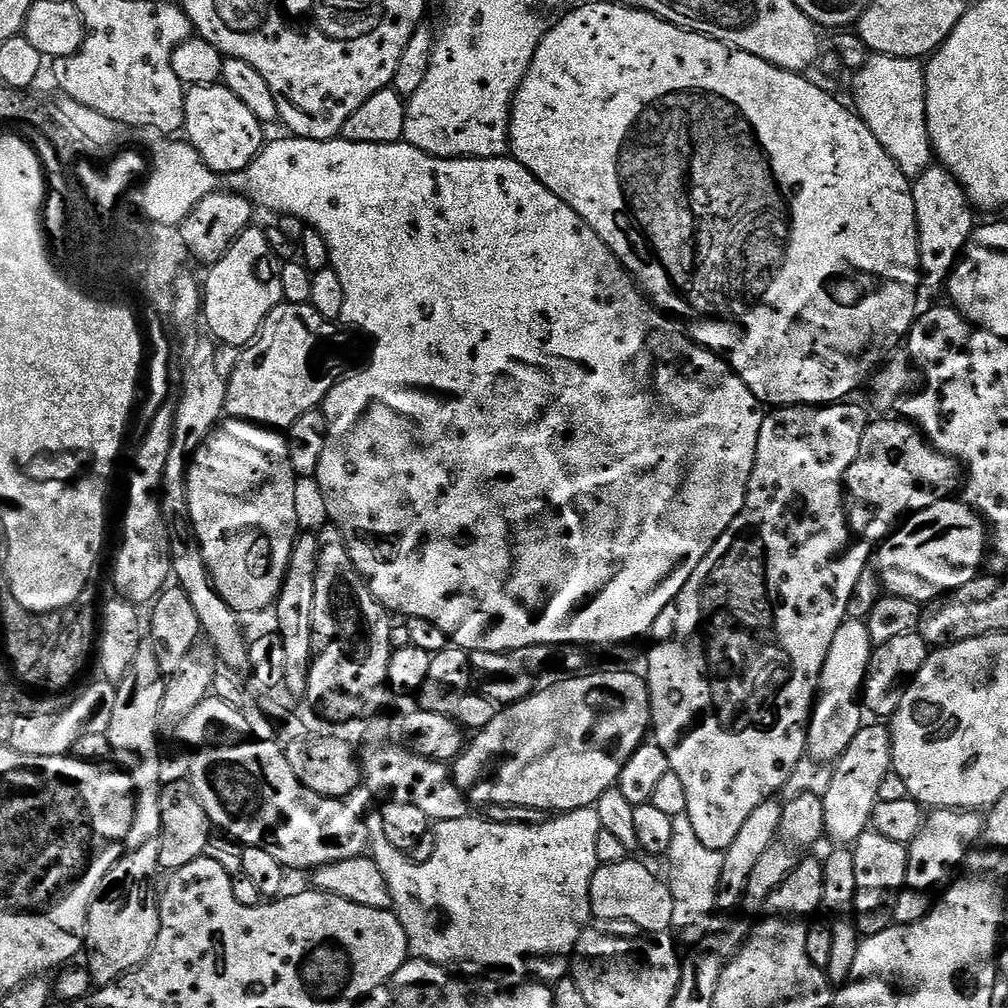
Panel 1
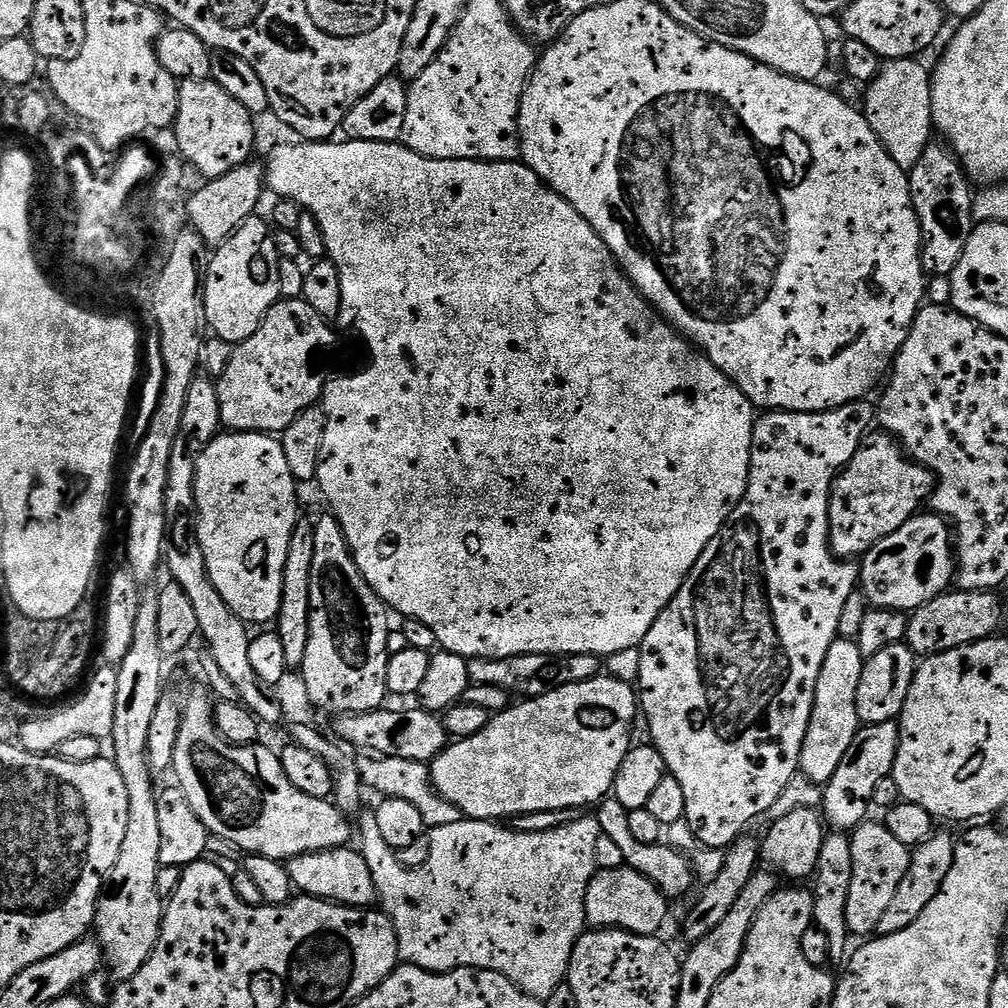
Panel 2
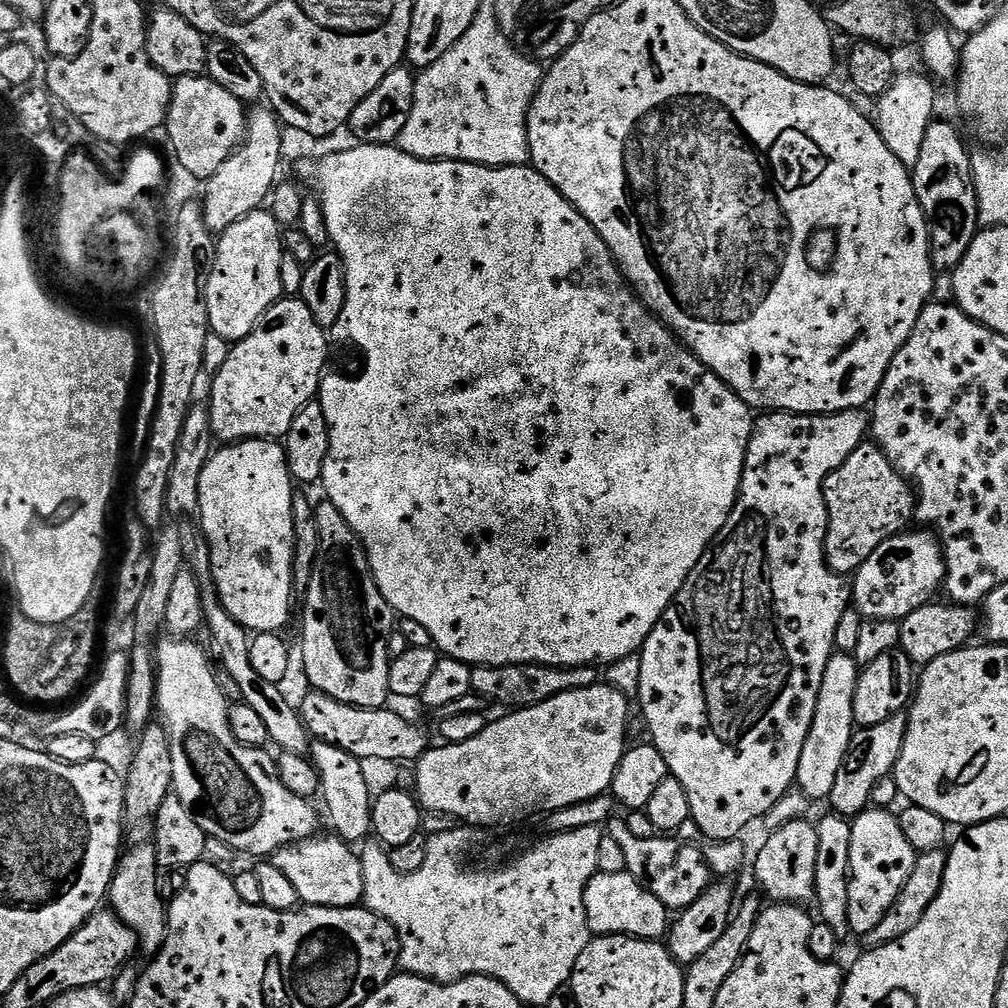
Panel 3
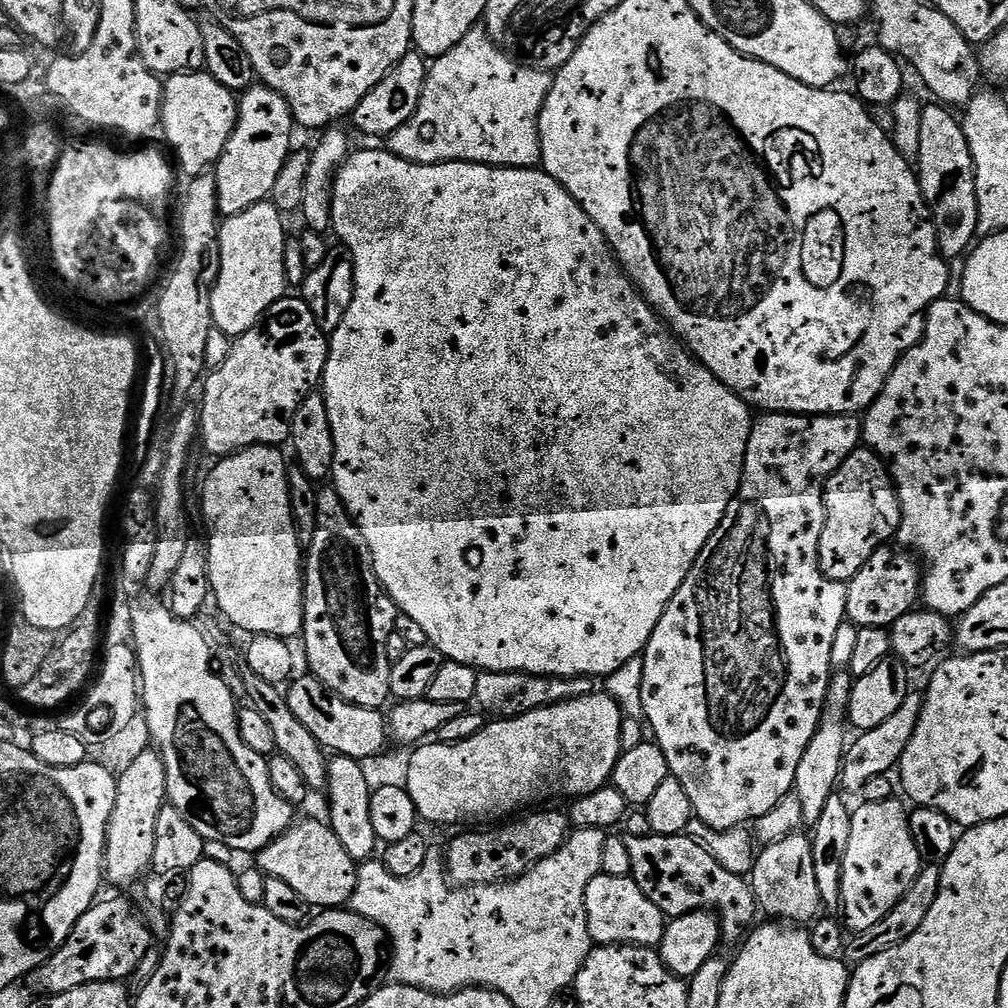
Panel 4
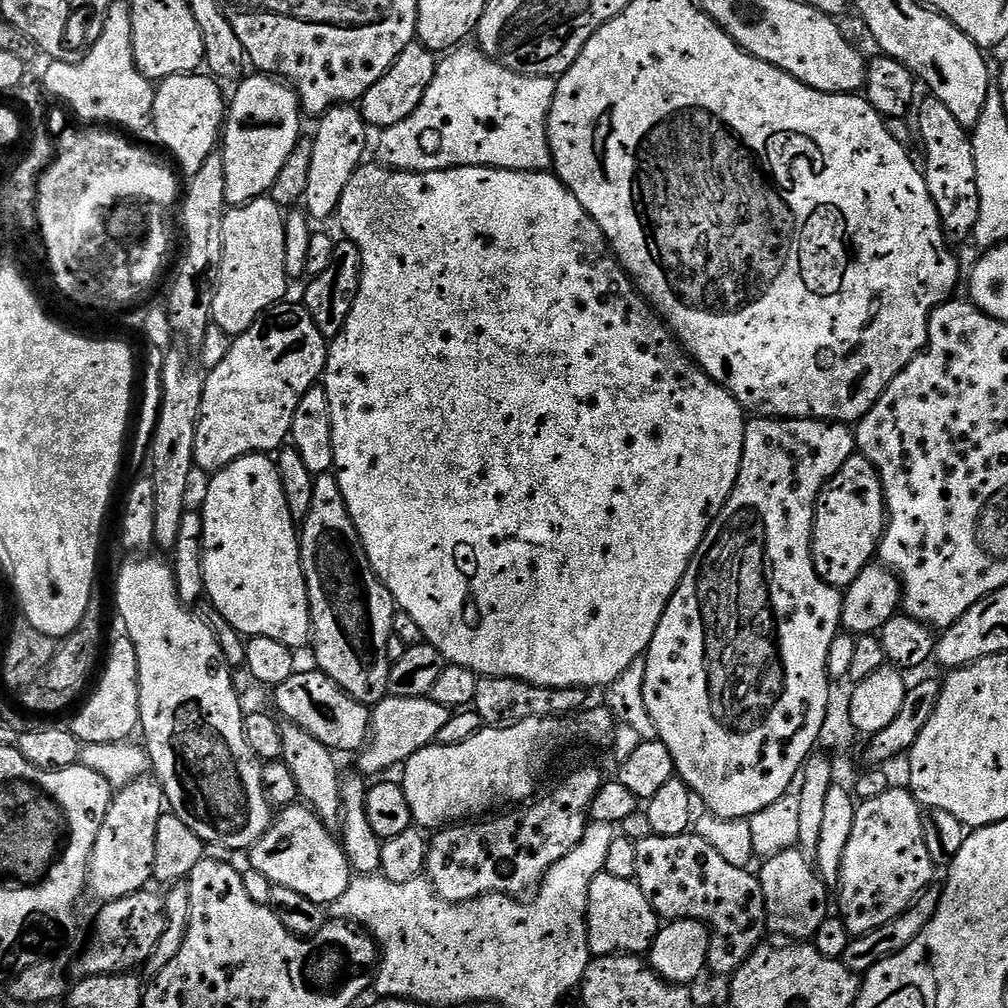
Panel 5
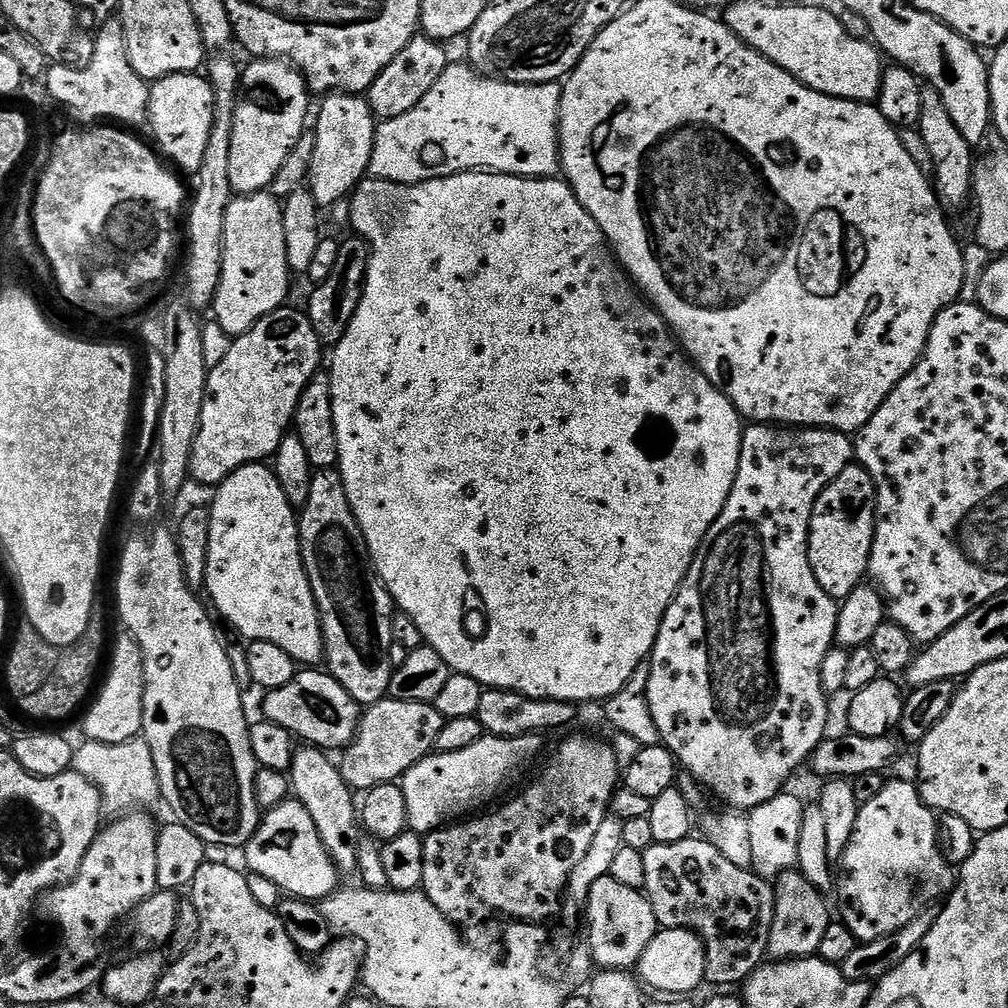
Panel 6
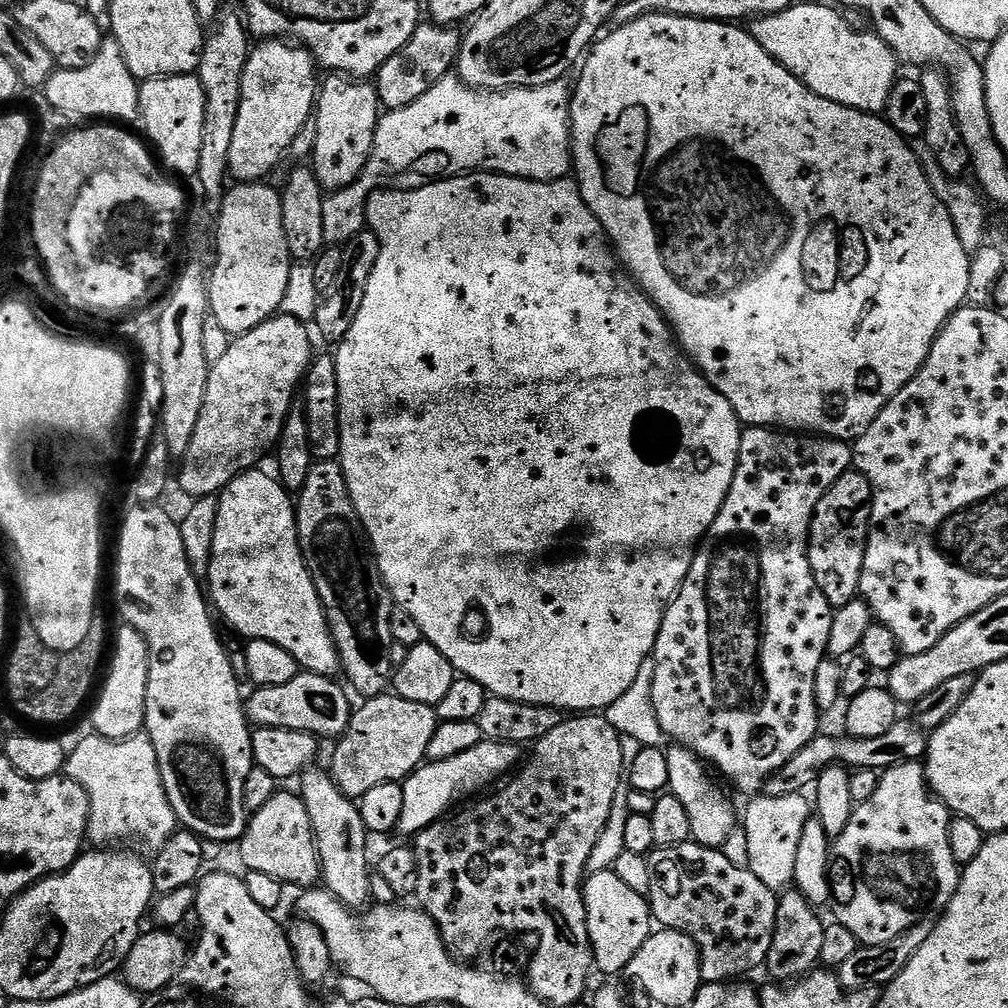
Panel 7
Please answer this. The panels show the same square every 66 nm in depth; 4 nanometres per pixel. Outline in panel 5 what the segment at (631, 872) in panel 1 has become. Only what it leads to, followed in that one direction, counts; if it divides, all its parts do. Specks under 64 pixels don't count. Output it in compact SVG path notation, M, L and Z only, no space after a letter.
M602 871L590 882L588 951L593 957L647 953L661 927L661 917L656 915L635 880L614 878L614 874Z

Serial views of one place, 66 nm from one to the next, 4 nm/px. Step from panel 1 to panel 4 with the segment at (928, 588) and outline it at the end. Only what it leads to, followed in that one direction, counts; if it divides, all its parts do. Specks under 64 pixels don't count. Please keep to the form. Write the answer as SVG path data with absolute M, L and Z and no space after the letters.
M880 548L870 558L870 562L866 562L866 566L862 566L862 570L858 570L858 574L854 574L854 578L847 581L844 615L857 628L891 629L892 624L898 622L898 618L917 607L918 597L922 592L921 565L907 551L893 548Z

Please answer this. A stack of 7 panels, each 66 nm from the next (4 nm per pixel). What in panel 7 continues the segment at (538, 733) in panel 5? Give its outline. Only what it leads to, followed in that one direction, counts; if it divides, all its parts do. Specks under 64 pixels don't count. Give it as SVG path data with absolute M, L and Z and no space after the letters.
M481 739L478 746L473 746L471 750L466 750L463 754L456 754L454 758L421 764L415 772L408 775L407 780L403 781L404 797L402 798L399 835L402 834L408 838L415 837L416 833L422 831L423 828L429 828L436 821L445 819L457 807L455 804L459 800L483 793L485 791L483 788L487 784L494 783L499 776L507 777L521 763L521 760L521 745Z

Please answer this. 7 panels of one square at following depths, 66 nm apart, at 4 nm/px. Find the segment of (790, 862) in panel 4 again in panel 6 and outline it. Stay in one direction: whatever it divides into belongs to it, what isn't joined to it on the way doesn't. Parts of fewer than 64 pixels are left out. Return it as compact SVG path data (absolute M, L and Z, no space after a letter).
M789 870L780 873L774 880L774 918L768 939L768 956L773 961L803 960L805 956L814 956L819 953L822 946L822 934L826 934L826 926L830 922L828 908L824 905L825 893L816 888L798 870Z

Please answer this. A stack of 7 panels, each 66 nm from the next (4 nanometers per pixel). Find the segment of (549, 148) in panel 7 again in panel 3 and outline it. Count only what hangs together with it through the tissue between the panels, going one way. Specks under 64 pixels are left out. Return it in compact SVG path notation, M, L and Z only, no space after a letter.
M486 2L470 22L470 30L438 58L429 68L416 76L414 110L402 126L398 147L419 160L465 160L471 164L485 164L491 168L514 168L529 163L528 111L532 99L544 79L545 69L531 56L513 48L500 28L495 7Z

